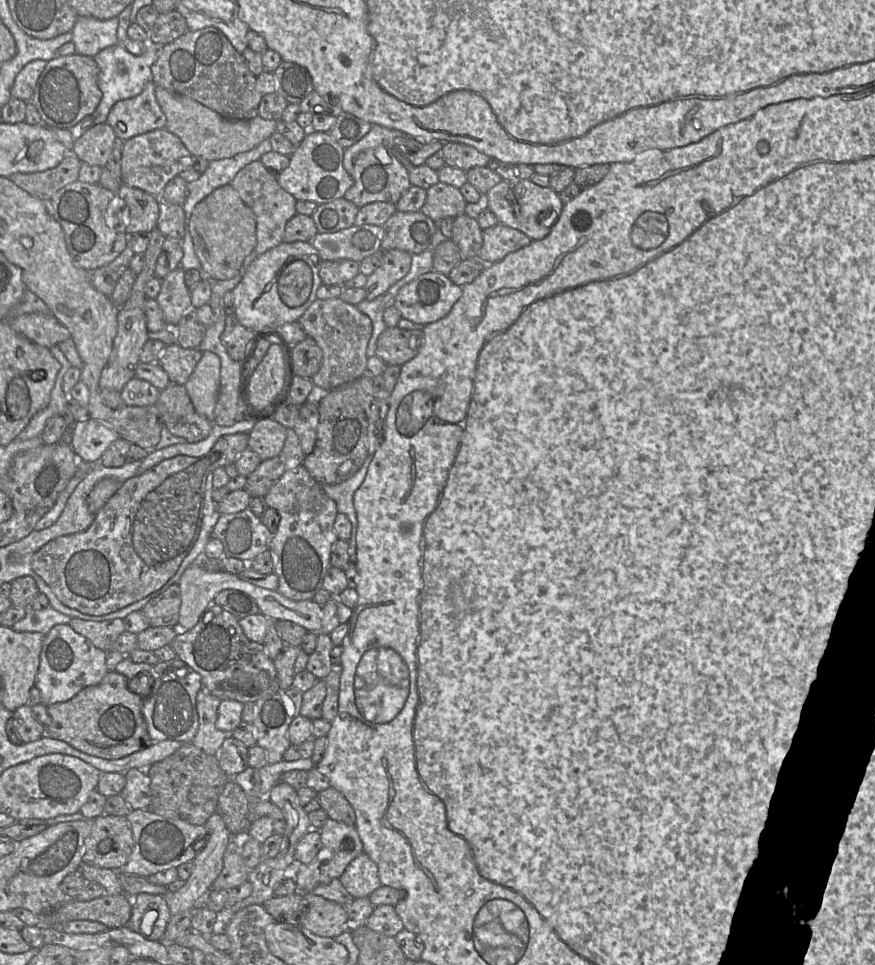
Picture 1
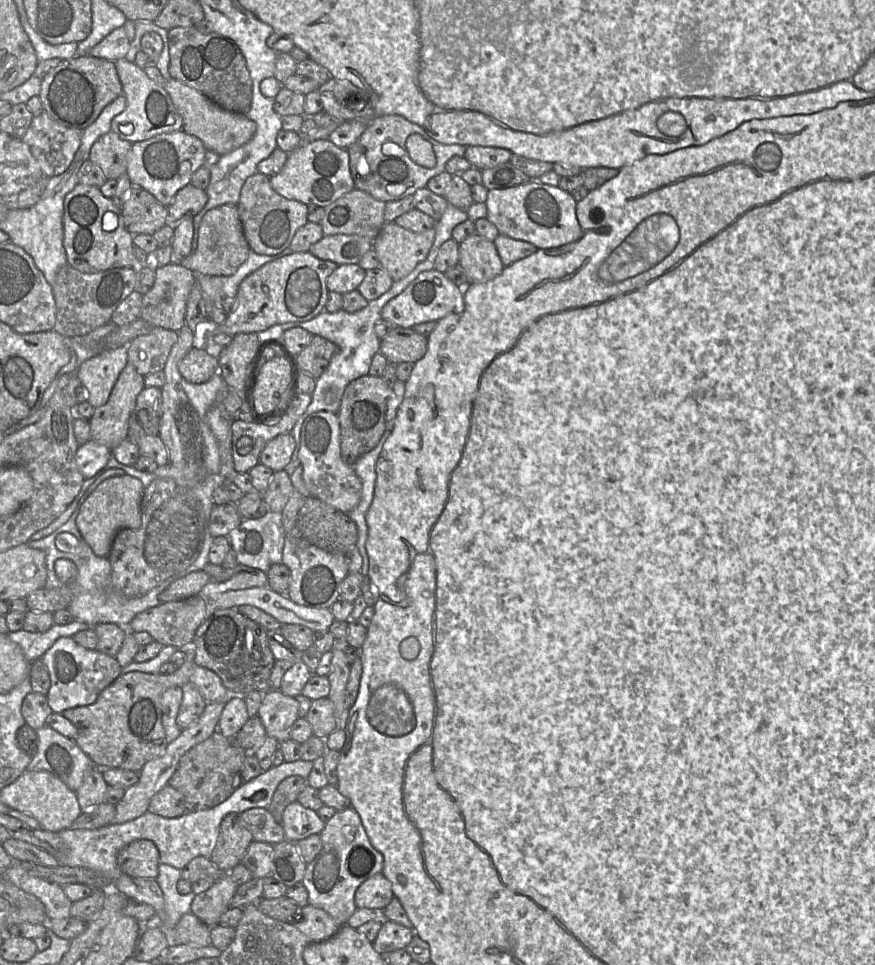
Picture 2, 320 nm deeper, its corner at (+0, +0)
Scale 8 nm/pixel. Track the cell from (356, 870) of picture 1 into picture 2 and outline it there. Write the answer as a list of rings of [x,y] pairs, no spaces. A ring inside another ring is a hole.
[[[383,873],[364,881],[355,893],[357,908],[385,909],[394,898],[392,885]]]

